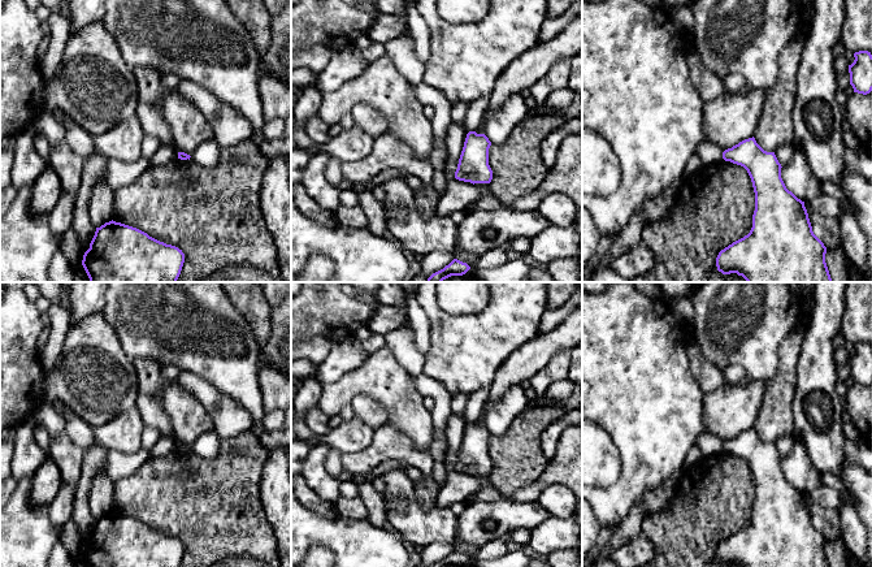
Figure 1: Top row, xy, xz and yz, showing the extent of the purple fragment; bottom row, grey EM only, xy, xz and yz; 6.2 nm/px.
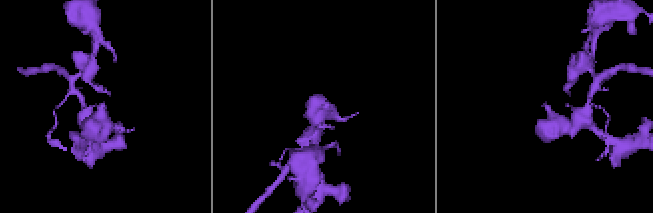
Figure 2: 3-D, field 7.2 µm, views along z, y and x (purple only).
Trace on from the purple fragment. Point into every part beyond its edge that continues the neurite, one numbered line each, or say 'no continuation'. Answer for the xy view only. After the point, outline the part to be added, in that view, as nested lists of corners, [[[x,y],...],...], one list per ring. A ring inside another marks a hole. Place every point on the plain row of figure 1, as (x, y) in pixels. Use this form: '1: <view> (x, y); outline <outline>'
no continuation

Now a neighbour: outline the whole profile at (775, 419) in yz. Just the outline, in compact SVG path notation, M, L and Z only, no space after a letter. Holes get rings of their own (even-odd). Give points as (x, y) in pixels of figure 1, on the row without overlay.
M802 321L786 336L778 351L777 373L767 381L754 425L756 434L767 443L775 443L782 437L794 434L793 398L806 334L806 324Z

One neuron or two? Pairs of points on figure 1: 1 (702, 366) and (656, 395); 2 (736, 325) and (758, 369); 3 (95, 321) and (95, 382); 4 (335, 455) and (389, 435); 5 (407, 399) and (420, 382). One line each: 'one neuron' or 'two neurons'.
1: two neurons
2: one neuron
3: one neuron
4: two neurons
5: two neurons

